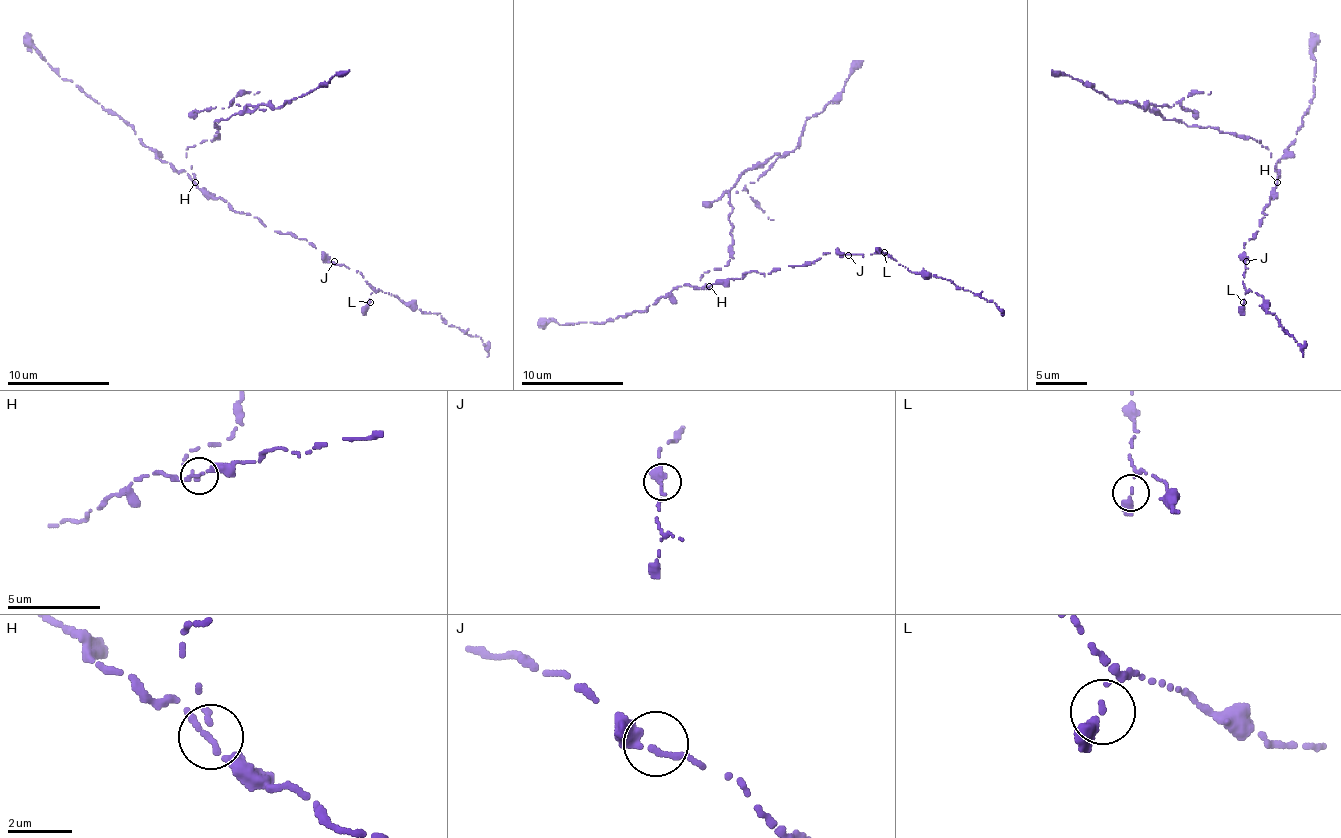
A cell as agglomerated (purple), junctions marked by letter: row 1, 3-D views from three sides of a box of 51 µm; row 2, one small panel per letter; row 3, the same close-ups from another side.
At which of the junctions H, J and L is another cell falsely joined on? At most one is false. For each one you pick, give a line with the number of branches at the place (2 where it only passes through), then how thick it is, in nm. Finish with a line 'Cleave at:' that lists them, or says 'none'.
H: branches 1; calibre 260 nm
Cleave at: H

